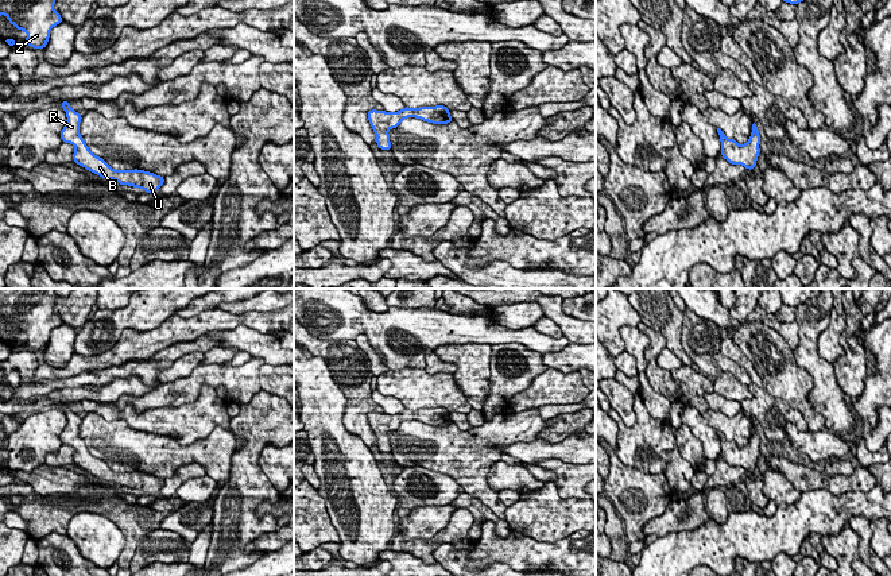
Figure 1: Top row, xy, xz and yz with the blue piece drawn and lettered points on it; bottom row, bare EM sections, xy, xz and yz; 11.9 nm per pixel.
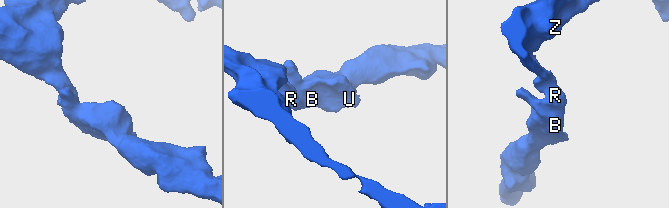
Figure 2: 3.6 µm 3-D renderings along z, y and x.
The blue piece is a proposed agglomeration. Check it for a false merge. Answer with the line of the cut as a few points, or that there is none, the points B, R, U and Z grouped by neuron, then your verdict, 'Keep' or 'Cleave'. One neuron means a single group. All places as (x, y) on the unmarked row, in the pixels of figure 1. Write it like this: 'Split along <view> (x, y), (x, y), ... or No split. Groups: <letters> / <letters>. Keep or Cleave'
No split. Groups: B R U Z. Keep

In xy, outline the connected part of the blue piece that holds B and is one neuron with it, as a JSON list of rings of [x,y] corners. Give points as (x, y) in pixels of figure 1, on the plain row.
[[[61,403],[62,410],[66,414],[67,424],[61,433],[59,438],[62,444],[71,445],[75,452],[73,461],[75,467],[85,469],[86,472],[98,476],[102,480],[113,482],[120,487],[129,487],[140,490],[147,495],[156,495],[164,486],[164,480],[144,472],[113,472],[102,460],[94,457],[86,448],[85,442],[80,437],[80,424],[82,418],[70,410],[69,403]]]

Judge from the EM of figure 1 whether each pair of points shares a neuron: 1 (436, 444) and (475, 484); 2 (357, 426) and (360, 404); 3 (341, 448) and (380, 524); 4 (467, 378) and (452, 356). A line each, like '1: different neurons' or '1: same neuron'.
1: same neuron
2: same neuron
3: same neuron
4: same neuron

